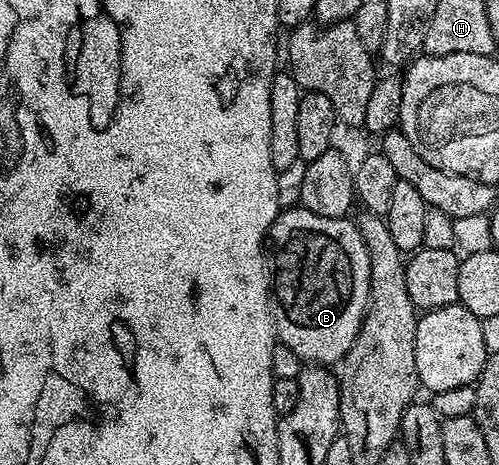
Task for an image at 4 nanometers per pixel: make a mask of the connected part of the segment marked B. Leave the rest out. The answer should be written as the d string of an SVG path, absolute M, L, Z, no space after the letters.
M294 206L284 207L271 223L269 233L269 279L273 297L273 319L275 321L275 335L278 343L289 346L297 358L311 366L335 366L349 354L353 342L363 325L363 316L367 312L369 300L369 250L365 250L365 242L359 233L358 223L351 218L325 218L321 214L313 214L308 208Z

